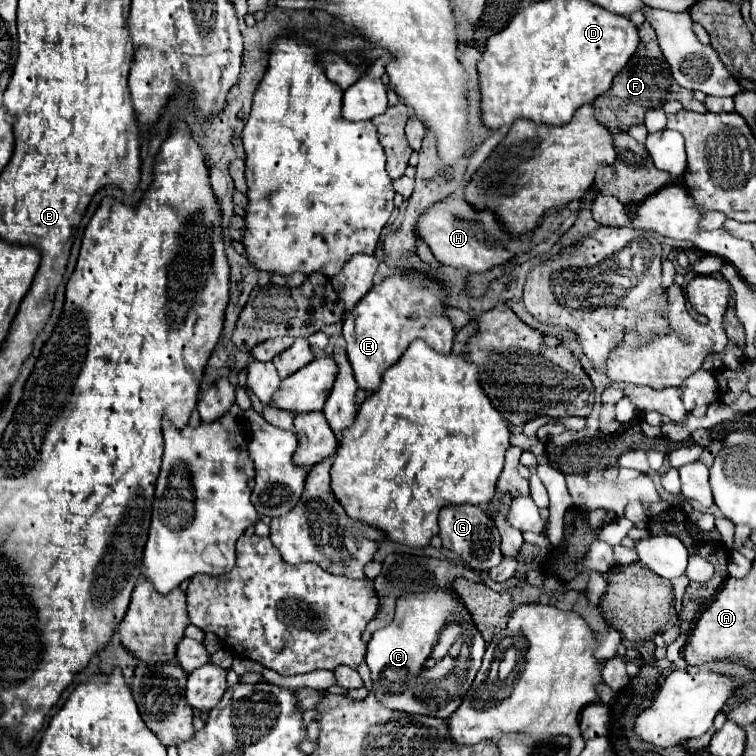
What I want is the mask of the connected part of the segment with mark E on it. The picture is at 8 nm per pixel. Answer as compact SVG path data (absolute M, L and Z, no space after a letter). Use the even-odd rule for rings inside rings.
M404 270L400 276L384 278L356 304L356 308L346 316L344 340L358 388L368 394L376 392L384 370L396 364L412 340L424 340L440 354L448 354L452 350L454 328L444 314L444 300L444 286L424 274Z

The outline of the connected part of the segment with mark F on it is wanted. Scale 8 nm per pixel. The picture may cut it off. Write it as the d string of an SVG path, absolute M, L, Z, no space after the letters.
M644 22L642 26L638 26L638 36L640 36L640 44L638 44L634 56L614 76L612 88L594 100L594 116L596 116L596 120L600 124L604 124L608 130L622 130L622 132L626 132L630 128L630 124L644 122L644 114L650 108L656 108L656 106L660 108L664 104L664 100L678 100L686 110L706 112L704 104L694 100L692 90L670 86L668 64L664 64L664 56L660 56L660 48L656 44L654 28L648 22Z

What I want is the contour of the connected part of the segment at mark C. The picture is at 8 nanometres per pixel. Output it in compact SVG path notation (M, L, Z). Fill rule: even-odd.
M428 590L418 596L404 596L396 602L394 622L374 632L372 640L368 642L366 664L370 668L372 692L376 700L380 700L380 704L384 704L390 710L400 710L408 714L428 714L446 720L448 716L452 716L452 712L464 698L466 690L470 688L474 674L482 664L484 648L486 644L480 632L476 632L476 626L472 624L468 610L460 604L460 600L454 596L452 590ZM448 624L462 624L462 634L458 636L454 650L458 650L460 656L472 656L472 658L458 660L450 678L434 682L436 690L422 690L420 684L422 666L430 658L434 644L440 640L440 634Z

